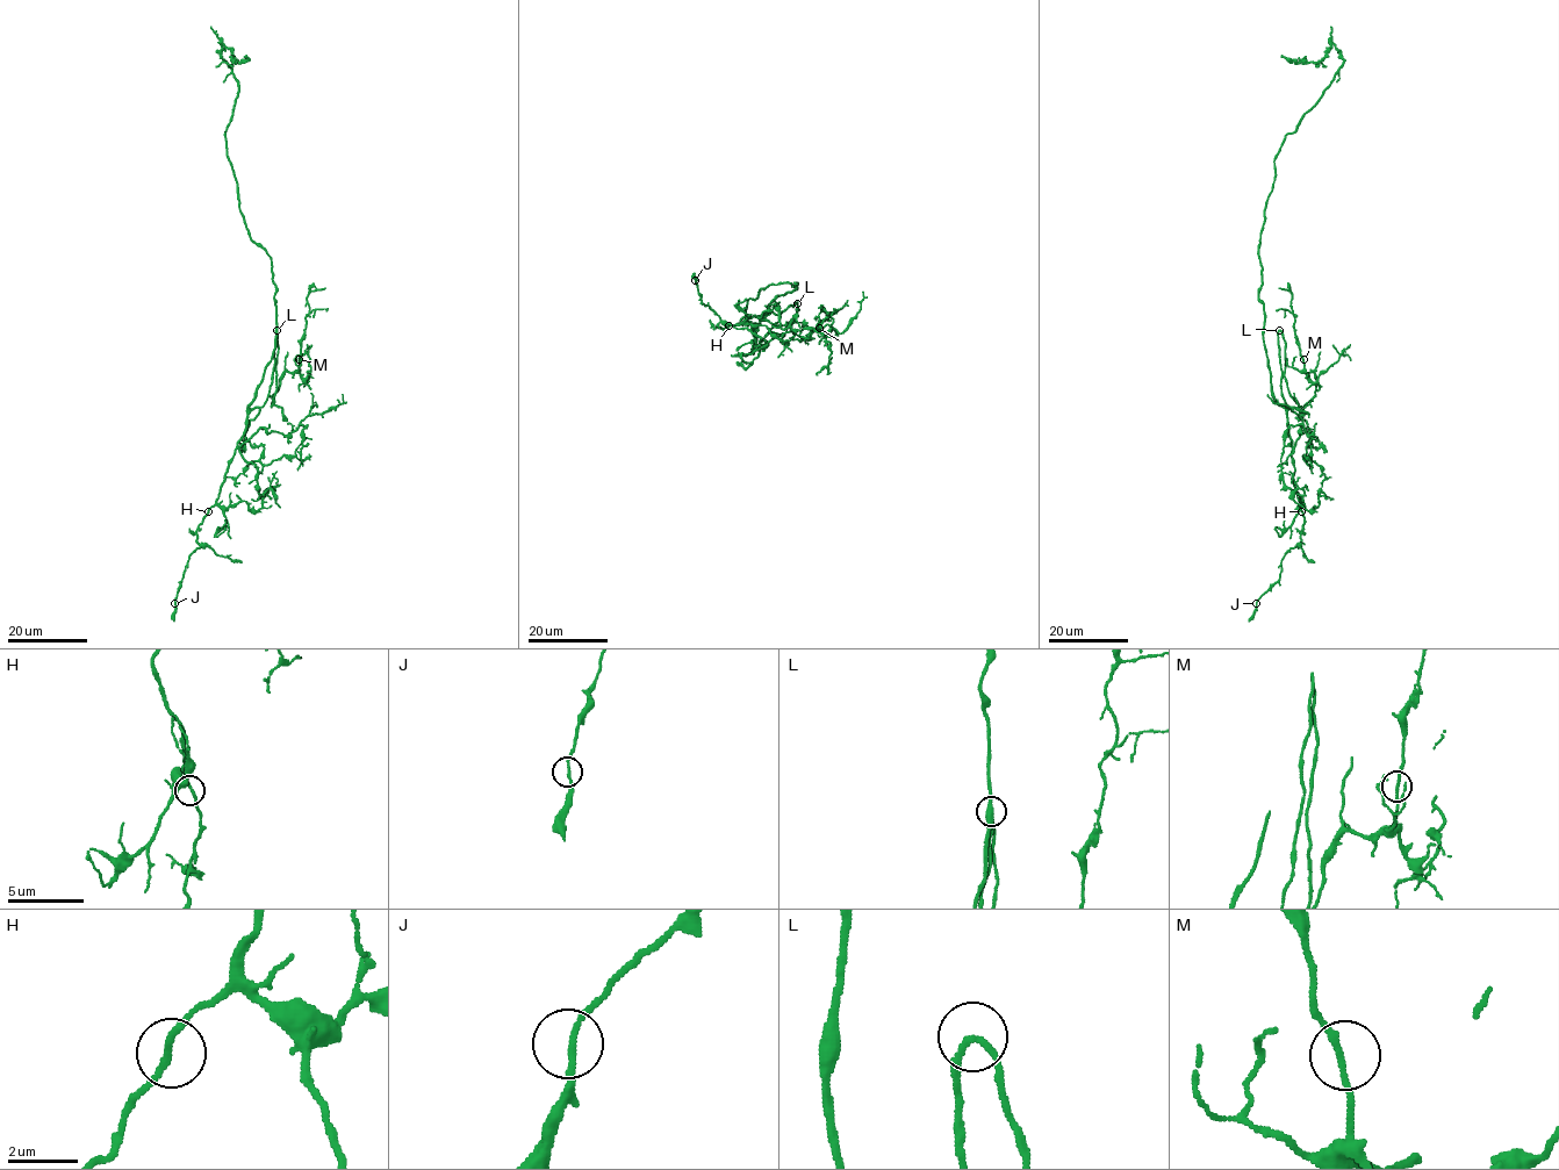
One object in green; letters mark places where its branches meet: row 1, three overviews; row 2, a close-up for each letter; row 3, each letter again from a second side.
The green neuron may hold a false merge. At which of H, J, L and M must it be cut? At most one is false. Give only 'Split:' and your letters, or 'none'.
Split: none

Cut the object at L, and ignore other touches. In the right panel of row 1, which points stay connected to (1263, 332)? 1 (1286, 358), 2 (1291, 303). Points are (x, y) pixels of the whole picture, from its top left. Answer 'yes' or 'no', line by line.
1: no
2: no

